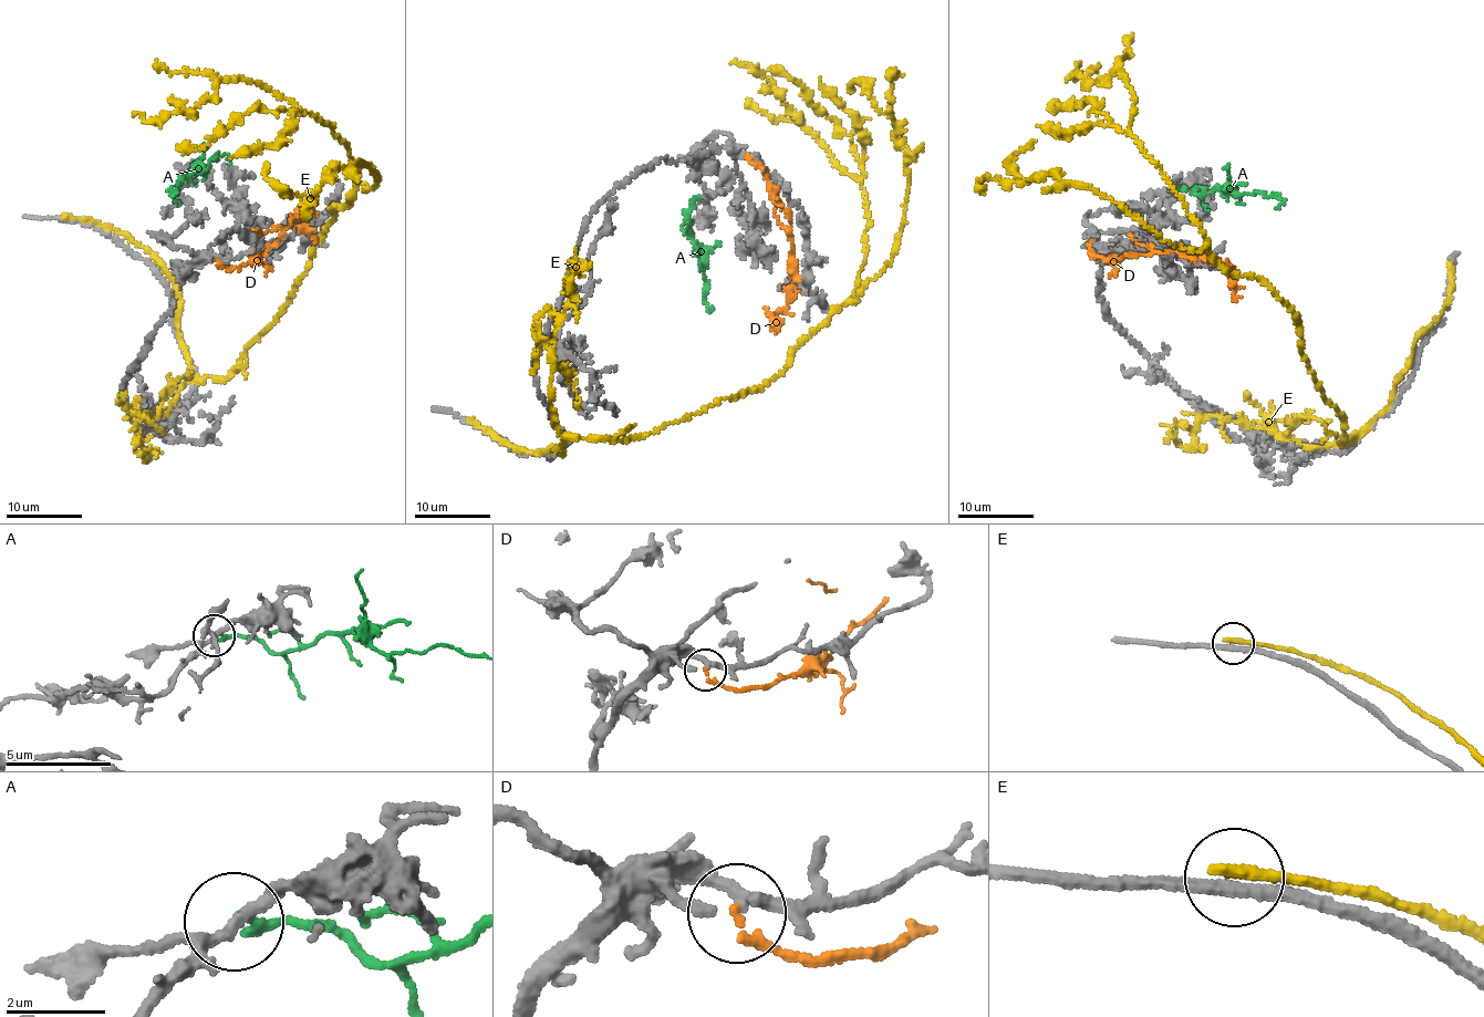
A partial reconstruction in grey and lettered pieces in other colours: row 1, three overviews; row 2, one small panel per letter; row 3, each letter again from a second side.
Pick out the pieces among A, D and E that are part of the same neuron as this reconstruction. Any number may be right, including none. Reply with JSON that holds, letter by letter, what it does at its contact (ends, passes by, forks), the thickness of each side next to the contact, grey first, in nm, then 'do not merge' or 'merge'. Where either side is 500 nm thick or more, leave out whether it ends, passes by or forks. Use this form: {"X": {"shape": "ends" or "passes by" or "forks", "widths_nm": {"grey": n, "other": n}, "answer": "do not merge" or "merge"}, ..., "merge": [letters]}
{"A": {"shape": "ends", "widths_nm": {"grey": 200, "other": 200}, "answer": "do not merge"}, "D": {"shape": "ends", "widths_nm": {"grey": 280, "other": 170}, "answer": "do not merge"}, "E": {"shape": "ends", "widths_nm": {"grey": 280, "other": 280}, "answer": "do not merge"}, "merge": []}

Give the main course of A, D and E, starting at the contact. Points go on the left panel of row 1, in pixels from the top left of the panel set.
A: (175, 194), (172, 189), (180, 184), (180, 177), (206, 170), (209, 162), (219, 155), (227, 157), (230, 165)
D: (216, 261), (225, 268), (253, 260), (301, 209), (308, 208), (300, 217), (311, 238)
E: (68, 217), (155, 255), (196, 377), (224, 380), (355, 187), (331, 125), (247, 80), (134, 115)

